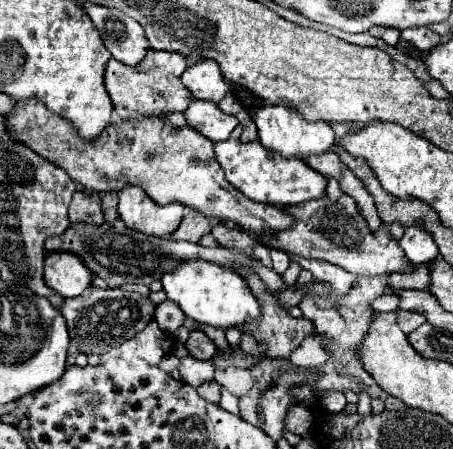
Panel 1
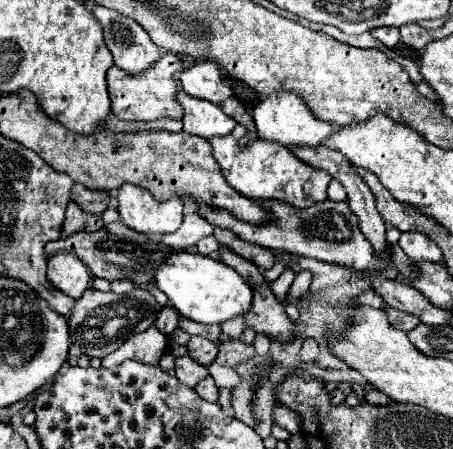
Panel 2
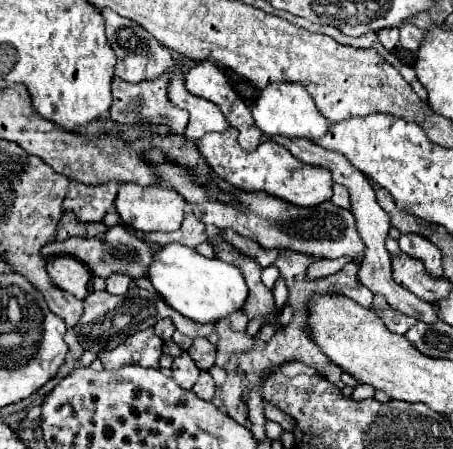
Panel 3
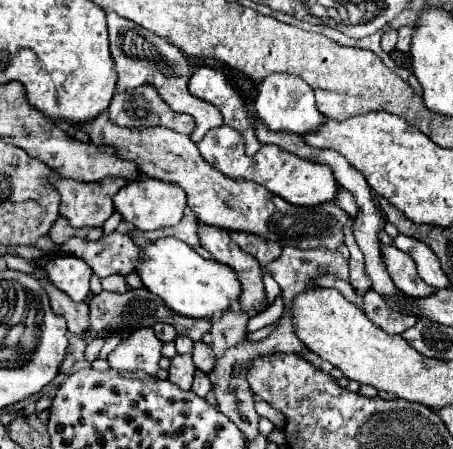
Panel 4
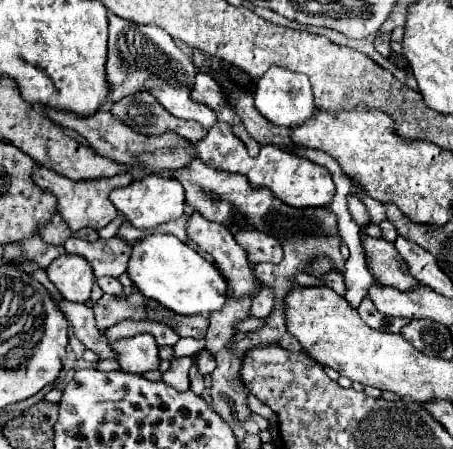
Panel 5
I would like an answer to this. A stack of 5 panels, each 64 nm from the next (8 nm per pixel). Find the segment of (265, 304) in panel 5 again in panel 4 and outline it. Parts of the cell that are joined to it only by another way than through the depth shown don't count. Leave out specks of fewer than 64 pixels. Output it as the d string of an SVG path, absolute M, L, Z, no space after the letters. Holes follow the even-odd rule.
M264 272L264 288L266 288L266 292L268 292L268 304L272 304L274 302L274 298L280 294L280 286L278 286L278 282L272 278L272 274L270 272Z

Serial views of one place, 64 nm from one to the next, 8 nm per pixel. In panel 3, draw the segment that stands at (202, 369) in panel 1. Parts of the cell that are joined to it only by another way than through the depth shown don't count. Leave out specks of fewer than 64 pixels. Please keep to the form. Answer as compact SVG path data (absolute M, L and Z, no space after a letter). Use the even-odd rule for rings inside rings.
M182 352L180 356L174 358L172 364L174 370L174 380L182 386L182 388L192 388L200 376L200 368L194 364L194 360L188 356L188 352Z

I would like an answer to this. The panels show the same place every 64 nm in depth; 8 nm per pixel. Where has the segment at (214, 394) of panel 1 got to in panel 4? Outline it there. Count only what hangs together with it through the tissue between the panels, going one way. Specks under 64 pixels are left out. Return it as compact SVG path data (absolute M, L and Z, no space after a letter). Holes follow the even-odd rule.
M196 372L196 376L194 376L194 384L192 384L192 392L194 394L198 394L200 398L206 398L206 394L212 390L212 382L210 382L210 378L208 378L208 374L204 374L204 372Z

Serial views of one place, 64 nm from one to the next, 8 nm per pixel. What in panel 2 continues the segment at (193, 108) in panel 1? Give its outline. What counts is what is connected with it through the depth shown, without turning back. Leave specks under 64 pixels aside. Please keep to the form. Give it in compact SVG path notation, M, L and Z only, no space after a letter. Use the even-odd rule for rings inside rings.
M186 92L178 94L180 104L184 108L184 132L196 134L202 138L214 138L214 136L228 136L236 120L226 116L216 104L200 98L192 98Z

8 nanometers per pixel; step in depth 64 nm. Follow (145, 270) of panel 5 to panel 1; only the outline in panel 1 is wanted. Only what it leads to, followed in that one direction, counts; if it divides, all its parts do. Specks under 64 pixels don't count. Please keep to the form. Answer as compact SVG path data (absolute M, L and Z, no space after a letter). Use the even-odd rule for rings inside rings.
M186 260L176 268L176 272L168 272L162 276L162 286L168 294L168 300L176 302L182 312L196 320L198 324L210 324L222 330L244 324L246 320L260 320L260 304L256 296L250 292L248 282L236 272L224 272L224 268L216 268L214 264L200 260Z

